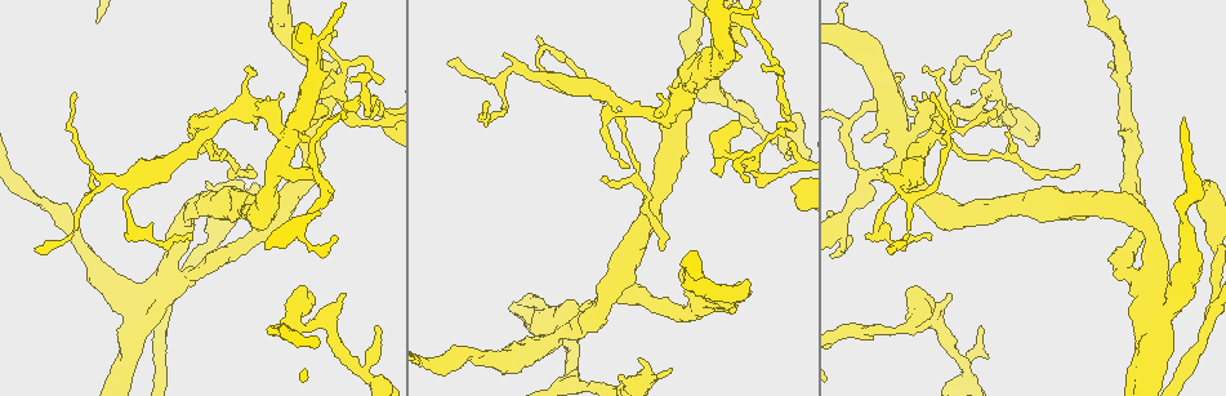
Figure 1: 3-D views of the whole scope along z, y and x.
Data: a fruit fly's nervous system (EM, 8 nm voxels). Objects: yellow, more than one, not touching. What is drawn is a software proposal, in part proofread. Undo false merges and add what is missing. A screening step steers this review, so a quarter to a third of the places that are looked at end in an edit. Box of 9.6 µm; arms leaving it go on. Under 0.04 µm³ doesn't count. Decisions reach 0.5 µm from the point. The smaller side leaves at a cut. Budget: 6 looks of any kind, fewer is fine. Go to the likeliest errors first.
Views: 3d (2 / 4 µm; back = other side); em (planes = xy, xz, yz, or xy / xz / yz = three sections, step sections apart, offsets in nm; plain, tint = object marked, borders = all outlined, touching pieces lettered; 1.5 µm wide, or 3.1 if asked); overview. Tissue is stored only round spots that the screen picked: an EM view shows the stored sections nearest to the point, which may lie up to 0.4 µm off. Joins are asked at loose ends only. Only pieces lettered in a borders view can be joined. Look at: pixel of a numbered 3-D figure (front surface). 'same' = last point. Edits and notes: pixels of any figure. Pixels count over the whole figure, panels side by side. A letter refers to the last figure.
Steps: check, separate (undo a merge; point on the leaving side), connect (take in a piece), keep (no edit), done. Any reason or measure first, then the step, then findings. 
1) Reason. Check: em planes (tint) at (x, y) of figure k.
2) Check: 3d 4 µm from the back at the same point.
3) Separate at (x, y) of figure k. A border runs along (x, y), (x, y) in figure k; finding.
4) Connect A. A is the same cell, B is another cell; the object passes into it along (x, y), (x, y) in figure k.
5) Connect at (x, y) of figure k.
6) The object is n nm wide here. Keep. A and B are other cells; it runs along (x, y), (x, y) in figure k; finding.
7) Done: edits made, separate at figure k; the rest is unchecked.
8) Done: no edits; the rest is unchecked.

Free end. Check: 3d 2 µm at (788, 154) of figure 1.

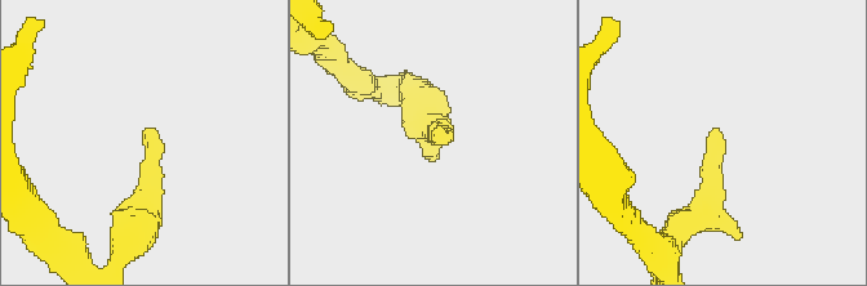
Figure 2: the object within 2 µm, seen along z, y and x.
Check: em planes (tint) at (719, 129) of figure 2.

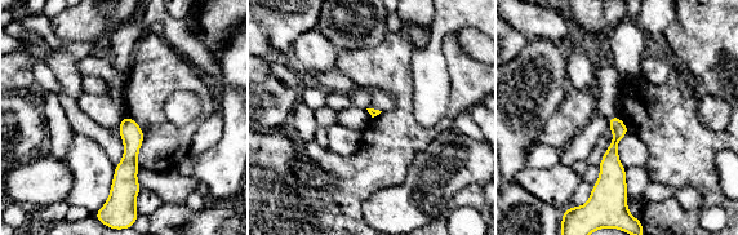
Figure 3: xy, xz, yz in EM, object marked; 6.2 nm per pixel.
Check: em planes (borders) at the same point.

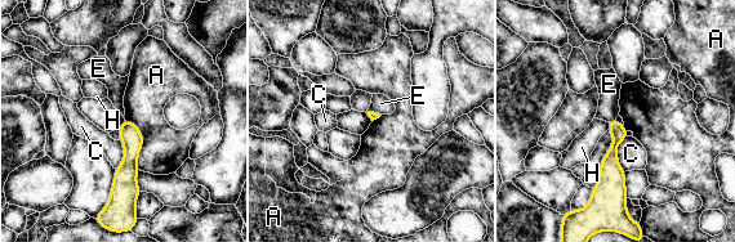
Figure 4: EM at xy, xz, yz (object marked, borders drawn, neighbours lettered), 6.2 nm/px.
Keep. A, C, E and H are other cells; none of them fits.

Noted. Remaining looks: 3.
Thick end. Check: 3d 4 µm at (257, 188) of figure 1.

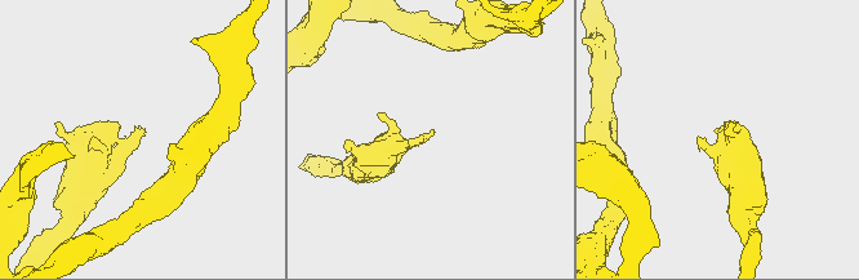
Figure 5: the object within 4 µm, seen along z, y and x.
Now the EM. Check: em planes (borders) at (144, 129) of figure 5.

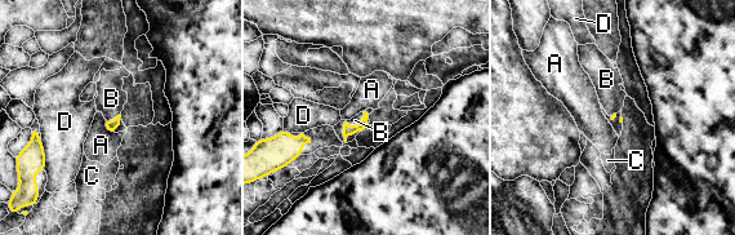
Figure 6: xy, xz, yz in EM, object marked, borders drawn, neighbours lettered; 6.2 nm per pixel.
The longest contact is with D, 190 nm. Connect B. B is the same cell, A, C and D are other cells; the object passes into it along (347, 129), (357, 124), (355, 120) in figure 6; the neuron continues.

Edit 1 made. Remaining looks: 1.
Done: edits made, connect at figure 6; the rest is unchecked.

